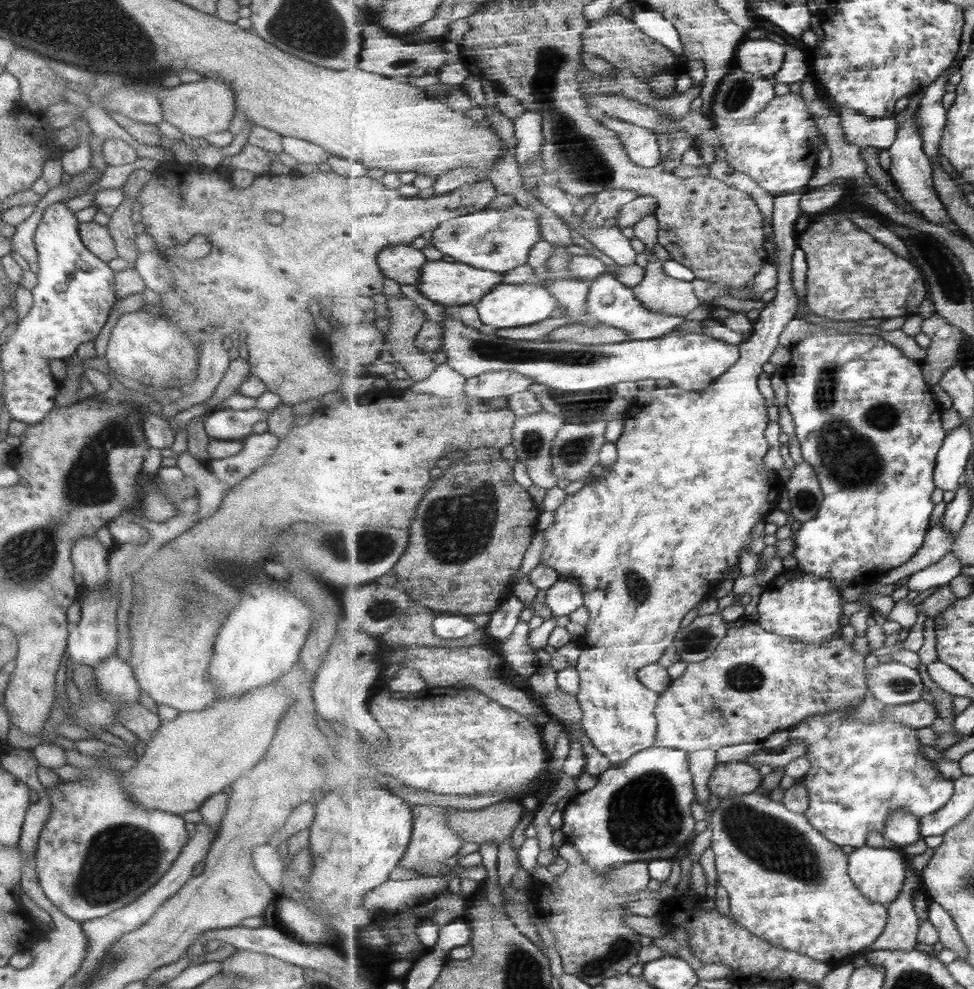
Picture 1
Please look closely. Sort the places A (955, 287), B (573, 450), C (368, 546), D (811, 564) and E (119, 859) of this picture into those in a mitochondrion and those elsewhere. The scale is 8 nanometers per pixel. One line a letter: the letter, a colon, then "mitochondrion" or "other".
A: mitochondrion
B: mitochondrion
C: mitochondrion
D: other
E: mitochondrion

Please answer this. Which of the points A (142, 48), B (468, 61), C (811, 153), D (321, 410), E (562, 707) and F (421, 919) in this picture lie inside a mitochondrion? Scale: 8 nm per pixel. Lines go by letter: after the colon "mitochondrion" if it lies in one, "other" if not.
A: mitochondrion
B: other
C: other
D: other
E: mitochondrion
F: other

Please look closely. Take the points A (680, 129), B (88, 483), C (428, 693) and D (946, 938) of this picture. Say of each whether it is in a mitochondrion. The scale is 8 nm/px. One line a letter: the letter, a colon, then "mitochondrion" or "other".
A: other
B: mitochondrion
C: other
D: other

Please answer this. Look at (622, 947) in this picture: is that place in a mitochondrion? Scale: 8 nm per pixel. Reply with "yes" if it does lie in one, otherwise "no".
yes

